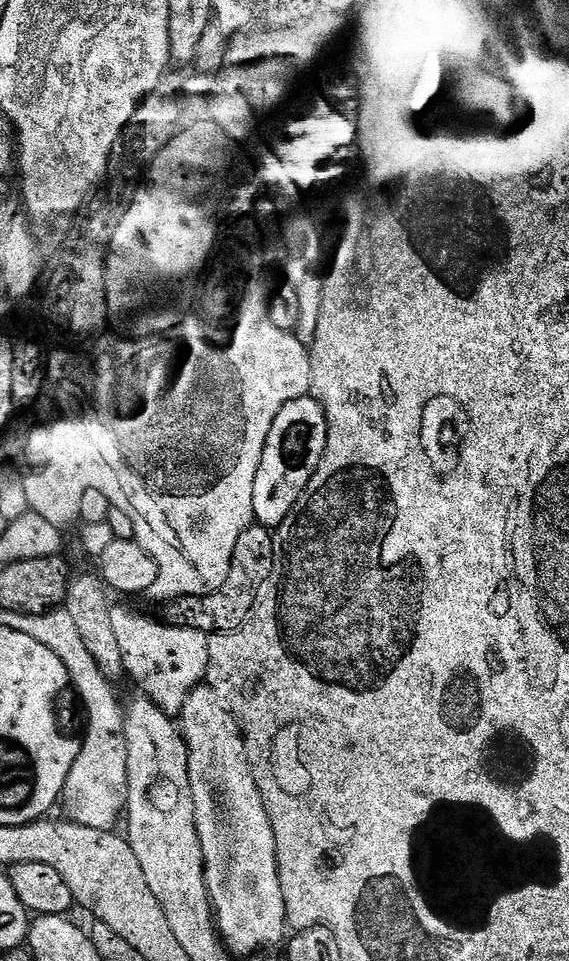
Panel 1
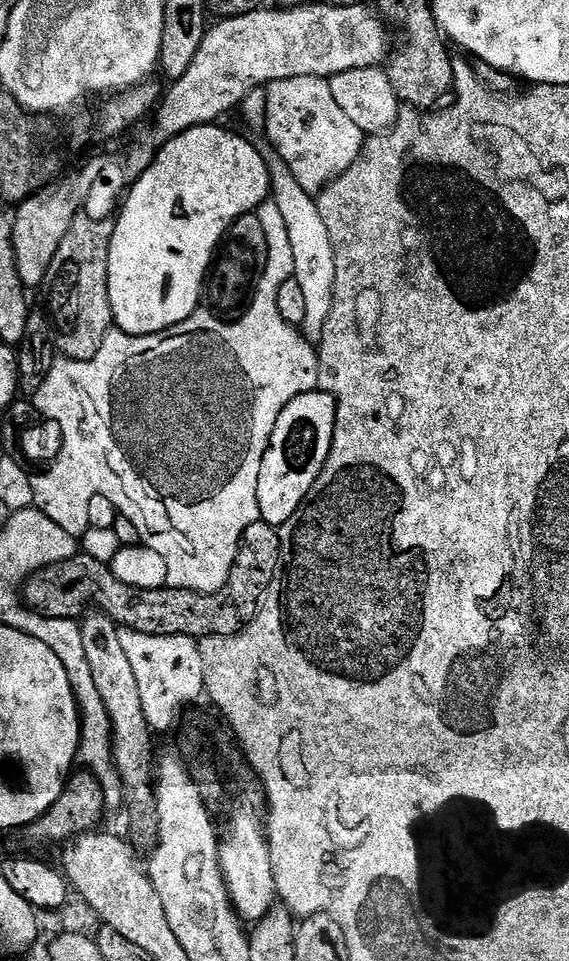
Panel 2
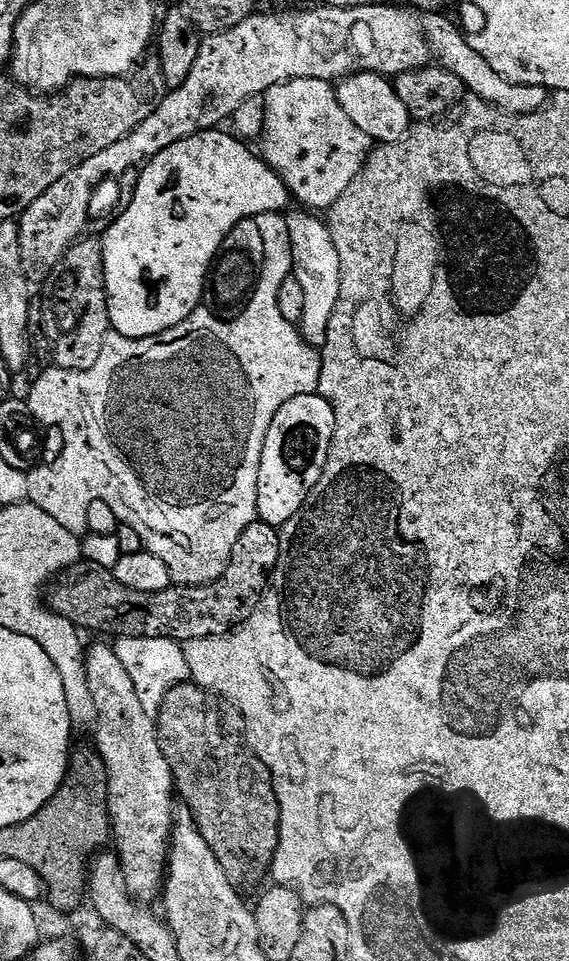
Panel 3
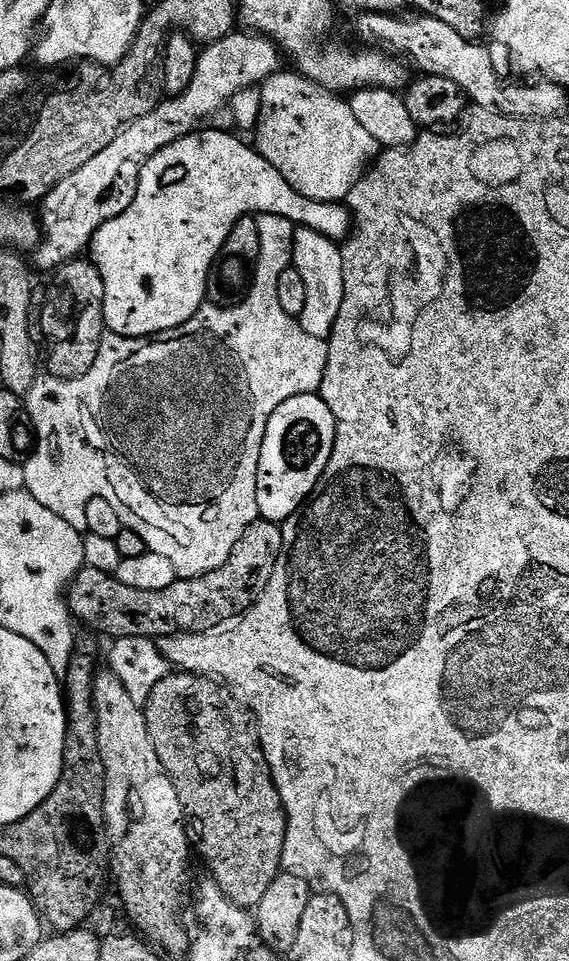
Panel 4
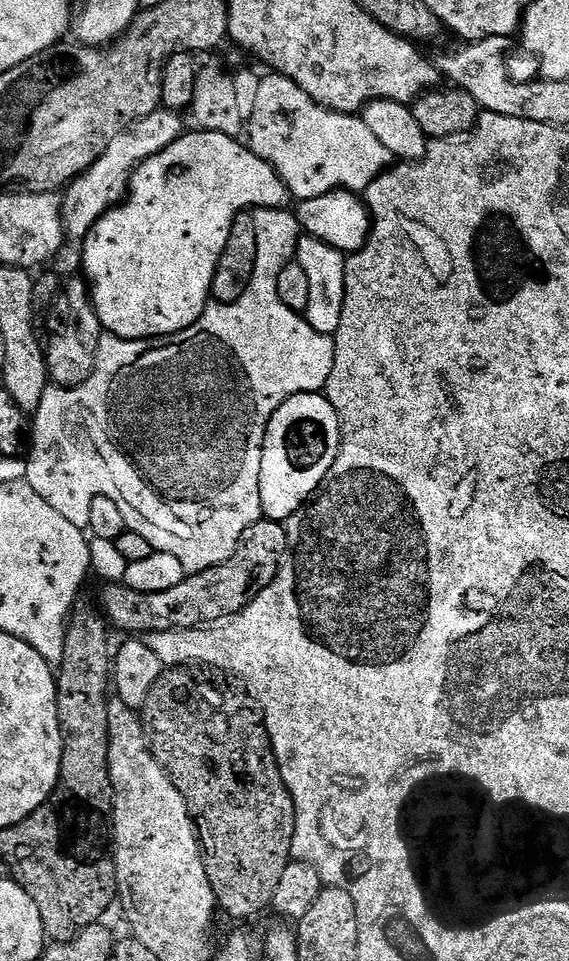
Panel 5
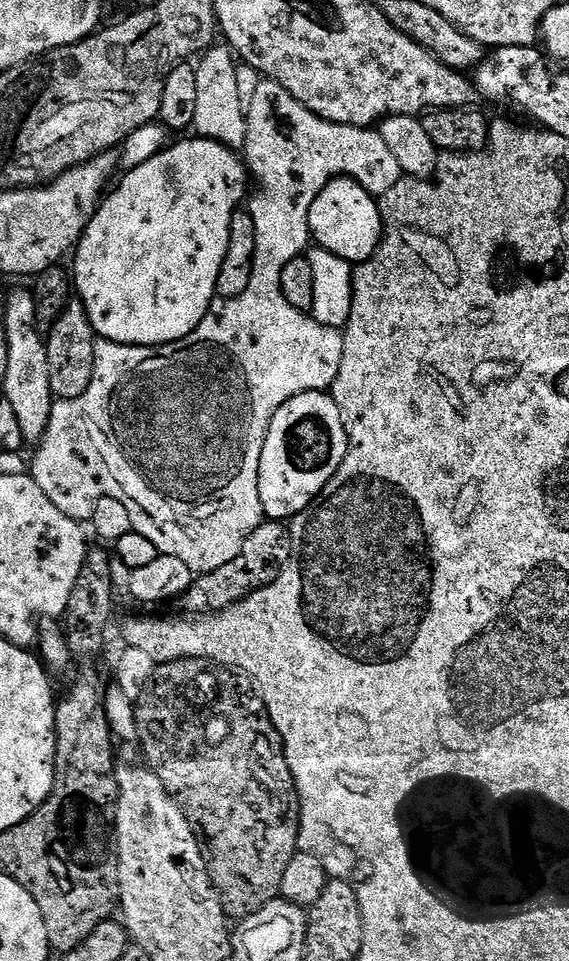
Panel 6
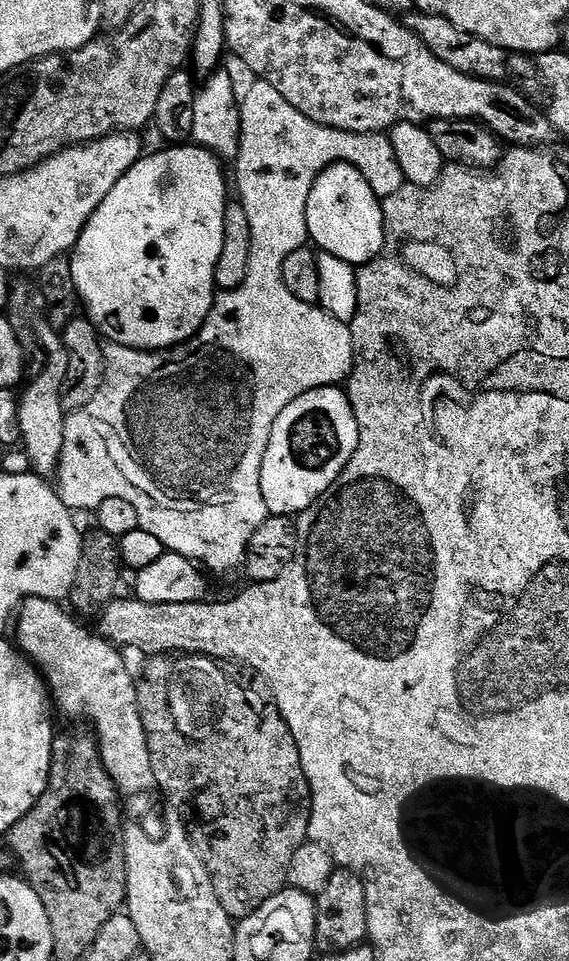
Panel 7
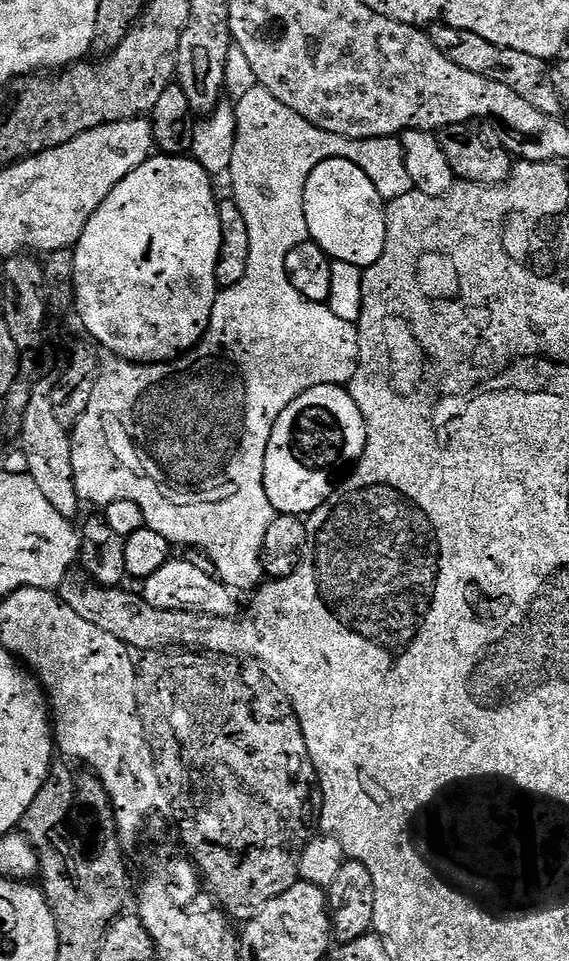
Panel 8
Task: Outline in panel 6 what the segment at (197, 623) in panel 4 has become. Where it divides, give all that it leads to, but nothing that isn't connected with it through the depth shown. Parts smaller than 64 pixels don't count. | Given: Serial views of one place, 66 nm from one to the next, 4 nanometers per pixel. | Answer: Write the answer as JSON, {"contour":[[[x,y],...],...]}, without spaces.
{"contour":[[[280,522],[259,524],[250,538],[242,542],[242,550],[238,550],[238,558],[234,558],[234,562],[226,562],[226,566],[218,566],[218,570],[197,575],[193,579],[192,585],[182,597],[183,611],[188,614],[211,614],[234,606],[238,601],[277,580],[289,555],[289,529]]]}

